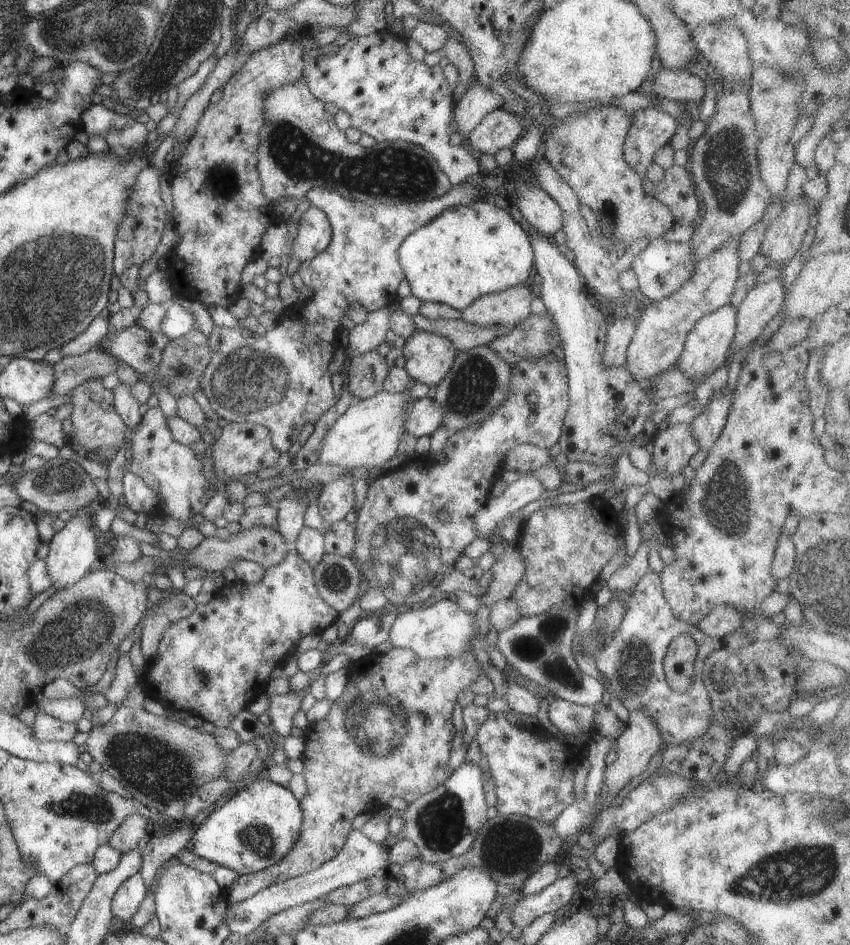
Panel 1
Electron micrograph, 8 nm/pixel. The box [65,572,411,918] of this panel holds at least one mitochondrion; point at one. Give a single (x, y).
(156, 768)

